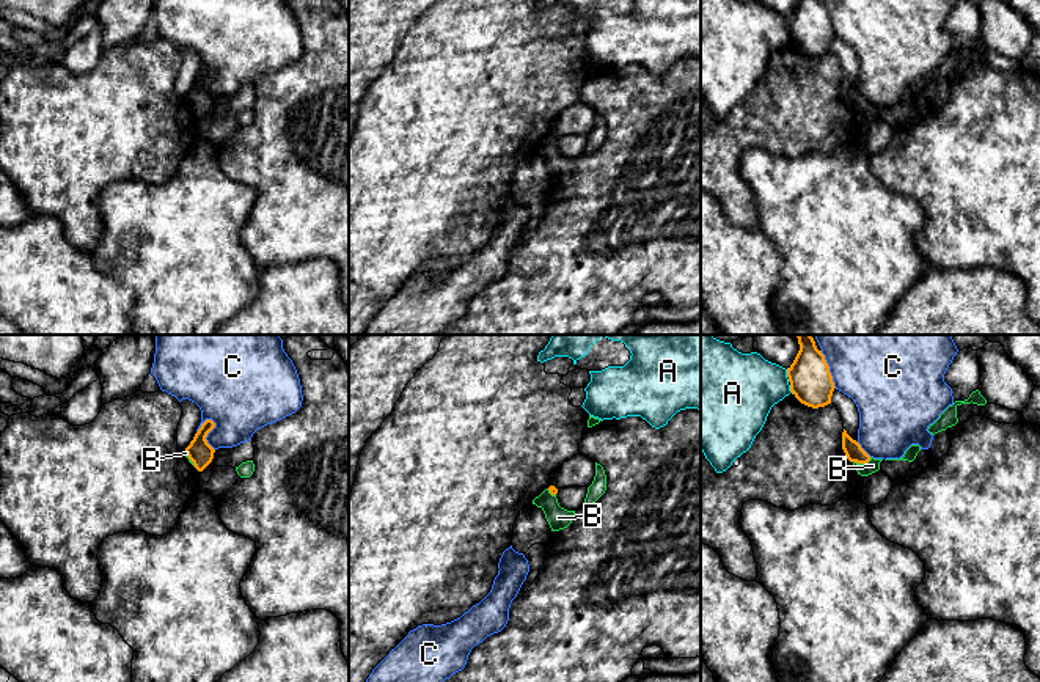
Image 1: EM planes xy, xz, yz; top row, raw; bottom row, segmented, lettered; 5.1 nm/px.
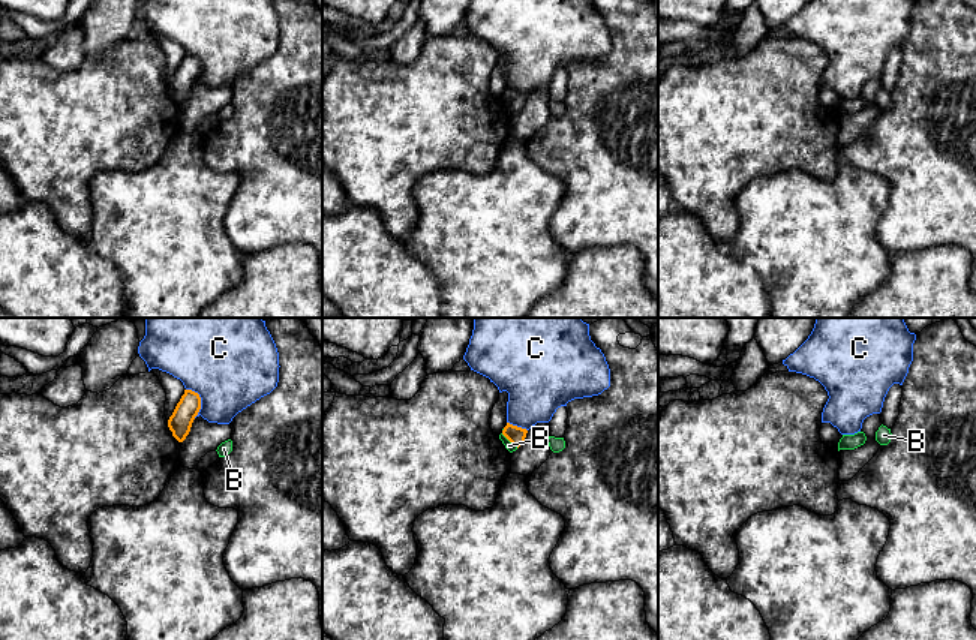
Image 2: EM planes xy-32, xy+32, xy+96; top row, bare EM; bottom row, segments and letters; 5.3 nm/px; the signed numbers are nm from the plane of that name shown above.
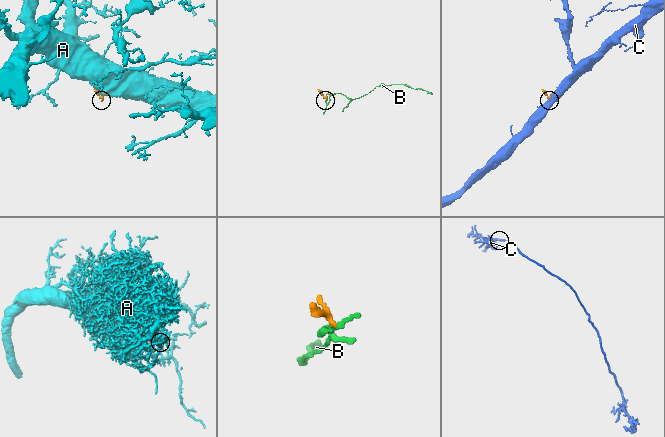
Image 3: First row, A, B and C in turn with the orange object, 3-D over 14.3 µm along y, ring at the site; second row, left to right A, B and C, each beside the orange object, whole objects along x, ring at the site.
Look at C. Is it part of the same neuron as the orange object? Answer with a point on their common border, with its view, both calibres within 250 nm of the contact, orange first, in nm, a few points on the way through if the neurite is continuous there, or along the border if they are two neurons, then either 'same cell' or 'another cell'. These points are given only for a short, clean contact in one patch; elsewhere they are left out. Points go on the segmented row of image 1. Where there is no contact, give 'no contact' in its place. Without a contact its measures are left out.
contact xy (209, 431); calibres 120 and 400 nm; another cell

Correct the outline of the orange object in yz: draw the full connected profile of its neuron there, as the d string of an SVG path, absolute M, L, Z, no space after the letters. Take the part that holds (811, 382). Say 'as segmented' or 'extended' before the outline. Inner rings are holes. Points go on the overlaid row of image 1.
as segmented | M795 335L800 350L787 368L792 394L804 405L818 409L831 404L833 376L822 350L811 335Z

